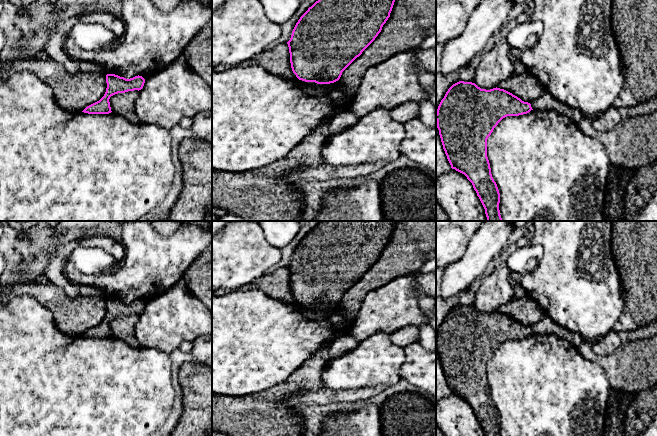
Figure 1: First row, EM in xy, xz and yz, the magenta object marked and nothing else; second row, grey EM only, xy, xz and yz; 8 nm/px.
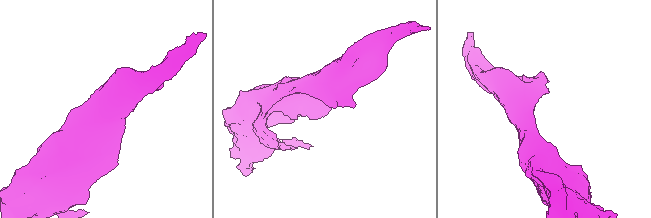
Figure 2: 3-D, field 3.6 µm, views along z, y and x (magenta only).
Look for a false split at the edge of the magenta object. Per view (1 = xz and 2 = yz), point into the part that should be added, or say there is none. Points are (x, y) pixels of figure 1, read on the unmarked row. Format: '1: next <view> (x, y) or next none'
1: next none
2: next none

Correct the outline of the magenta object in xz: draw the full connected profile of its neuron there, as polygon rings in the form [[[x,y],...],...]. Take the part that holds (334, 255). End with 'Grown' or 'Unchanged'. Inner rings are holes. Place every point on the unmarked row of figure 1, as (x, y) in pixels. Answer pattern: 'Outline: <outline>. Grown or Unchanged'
Outline: [[[321,221],[300,241],[287,266],[293,297],[299,304],[330,308],[375,264],[390,241],[397,221]]]. Unchanged

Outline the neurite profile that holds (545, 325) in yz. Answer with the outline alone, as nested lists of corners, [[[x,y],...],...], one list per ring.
[[[543,314],[542,318],[530,326],[533,334],[552,333],[555,336],[565,339],[575,346],[581,345],[588,340],[578,333],[573,333],[555,323],[549,316]]]

